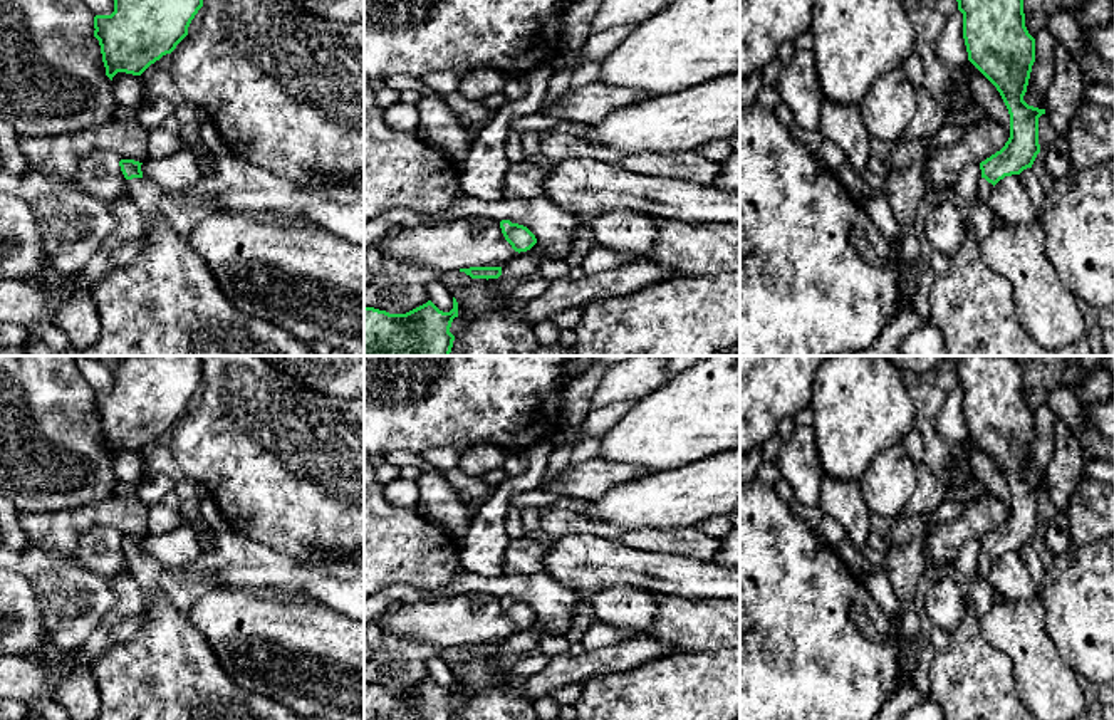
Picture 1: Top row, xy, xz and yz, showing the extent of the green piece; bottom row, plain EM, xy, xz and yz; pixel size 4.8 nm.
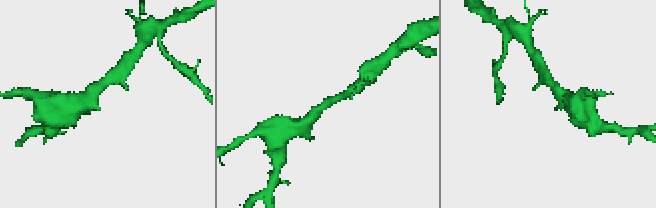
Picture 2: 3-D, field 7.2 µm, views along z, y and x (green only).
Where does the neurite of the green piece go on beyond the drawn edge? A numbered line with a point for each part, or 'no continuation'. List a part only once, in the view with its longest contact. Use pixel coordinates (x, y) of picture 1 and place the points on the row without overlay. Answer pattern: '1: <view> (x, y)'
1: xy (168, 672)

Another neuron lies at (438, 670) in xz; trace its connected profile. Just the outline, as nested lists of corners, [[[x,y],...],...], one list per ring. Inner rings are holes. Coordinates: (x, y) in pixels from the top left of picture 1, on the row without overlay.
[[[433,656],[428,661],[429,676],[443,688],[450,688],[453,685],[453,673],[448,665],[438,656]]]

